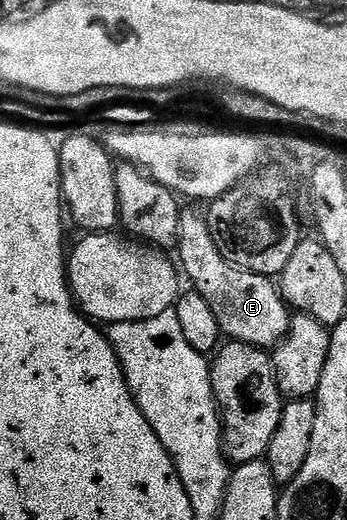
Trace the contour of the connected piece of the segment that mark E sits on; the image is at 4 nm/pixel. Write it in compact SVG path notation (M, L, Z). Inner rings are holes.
M185 209L180 215L180 250L179 265L185 279L193 282L195 293L204 297L206 304L218 316L220 333L225 339L261 348L275 348L288 335L288 323L290 321L290 307L280 294L280 287L267 274L259 274L253 270L245 270L243 266L237 266L231 257L225 256L216 247L216 241L212 239L212 229L208 226L203 213L195 214L194 211Z

